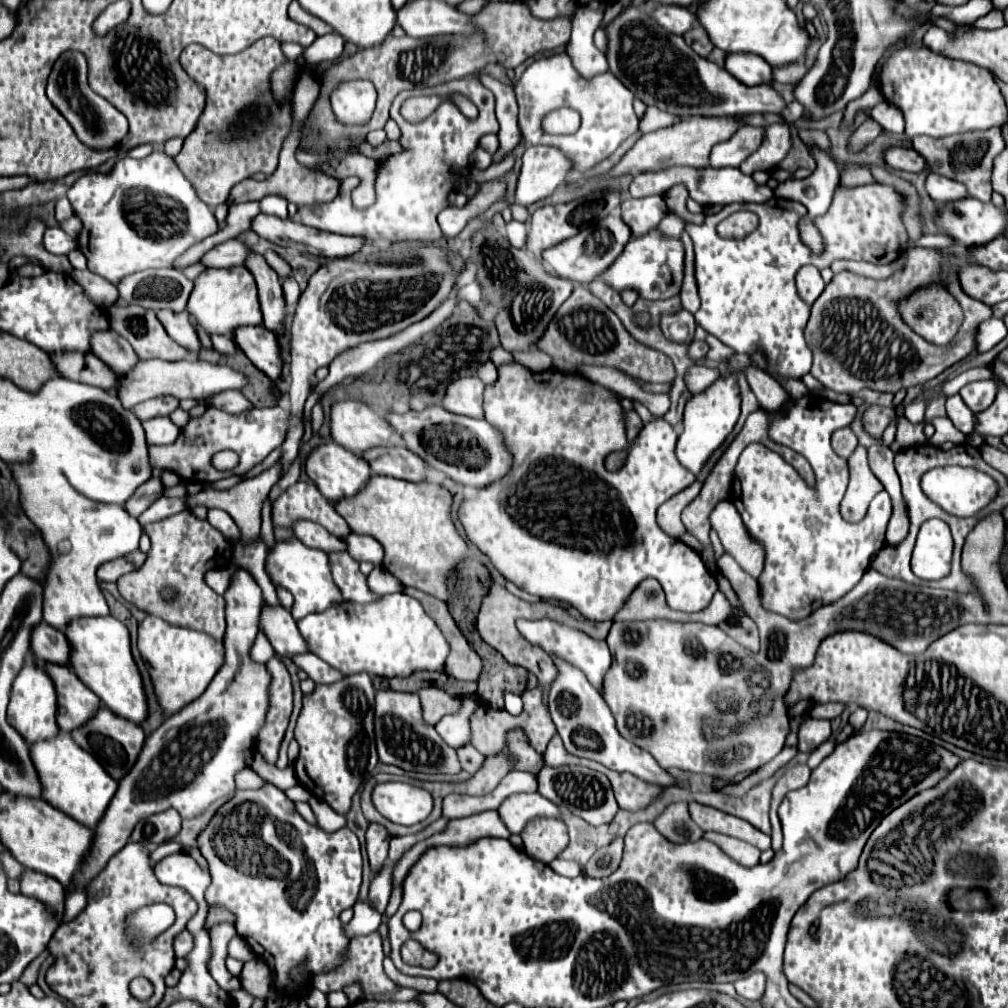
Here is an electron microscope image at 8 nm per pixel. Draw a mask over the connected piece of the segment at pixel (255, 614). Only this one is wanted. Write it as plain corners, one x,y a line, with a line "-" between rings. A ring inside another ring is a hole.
240,569
234,573
234,585
230,585
224,597
228,623
224,633
224,665
216,673
214,683
196,701
168,717
146,739
134,769
120,781
106,815
96,827
94,853
90,853
90,865
82,869
82,881
106,867
106,861
128,843
130,829
142,817
176,809
182,819
194,819
212,803
236,793
236,773
246,767
246,753
256,745
258,733
266,723
272,675
264,663
256,663
250,657
262,609
258,583
248,571

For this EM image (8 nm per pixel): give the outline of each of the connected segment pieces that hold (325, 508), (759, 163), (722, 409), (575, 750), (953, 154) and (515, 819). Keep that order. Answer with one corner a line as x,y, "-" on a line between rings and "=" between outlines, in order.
298,481
274,501
274,527
292,529
296,521
314,521
340,539
346,539
350,535
348,523
338,515
334,505
330,505
330,501
326,501
326,497
312,483
=
772,123
764,127
760,147
740,165
742,173
752,175
754,171
772,171
792,149
792,135
788,123
=
720,377
706,391
692,395
692,399
686,403
686,409
684,409
684,427
676,445
678,461
682,461
682,465
690,469
694,475
700,475
710,455
732,433
738,417
740,417
740,393
734,377
=
554,659
554,663
558,665
558,679
554,681
552,689
550,689
550,715
552,721
558,729
558,735
564,741
564,747
568,753
576,755
576,757
586,757
586,759
594,759
598,763
602,763
608,769
614,769
618,772
628,772
644,781
650,783
658,783
658,785
674,785
674,779
654,761
654,757
636,747
634,743
626,741
618,729
616,729
616,721
614,715
610,711
610,707
606,705
604,697
590,685
590,681
586,681
586,675
580,669
574,669
572,665
566,665
564,661
=
988,129
986,133
964,133
962,137
942,137
942,139
916,137
912,145
920,155
926,157
932,173
938,173
962,183
968,191
968,197
976,197
984,203
992,201
992,185
990,185
992,161
1006,145
1002,129
=
518,793
510,795
498,807
500,819
510,833
522,833
522,829
536,817
560,819
560,809
540,793

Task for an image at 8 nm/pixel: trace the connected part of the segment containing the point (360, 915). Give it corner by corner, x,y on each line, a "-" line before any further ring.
358,899
352,909
354,909
354,917
346,925
346,935
348,937
354,937
358,933
372,933
374,929
380,927
382,915
368,901
360,901

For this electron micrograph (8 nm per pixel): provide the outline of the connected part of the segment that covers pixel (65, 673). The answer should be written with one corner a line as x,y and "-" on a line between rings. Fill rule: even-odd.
50,663
44,665
50,677
54,677
58,689
58,727
62,725
62,731
72,733
76,727
86,725
100,711
102,701
80,681
72,669

